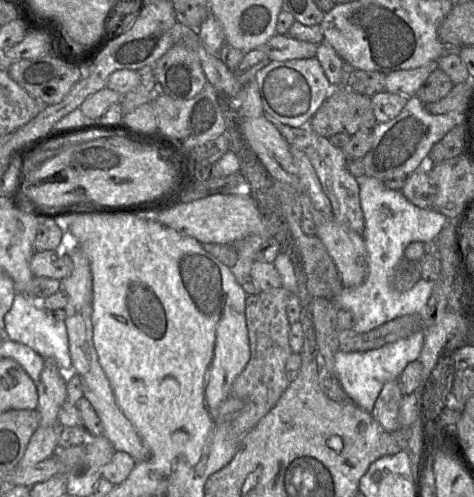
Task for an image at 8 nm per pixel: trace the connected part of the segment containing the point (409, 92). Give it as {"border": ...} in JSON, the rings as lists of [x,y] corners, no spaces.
{"border":[[[438,62],[428,63],[414,69],[393,71],[386,75],[385,91],[406,97],[413,97],[429,75],[437,68]]]}

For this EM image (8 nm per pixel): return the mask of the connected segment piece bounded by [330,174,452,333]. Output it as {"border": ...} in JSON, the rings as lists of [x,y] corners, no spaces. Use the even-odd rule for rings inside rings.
{"border":[[[366,176],[357,178],[360,187],[360,205],[364,216],[363,239],[367,251],[368,272],[363,283],[357,287],[343,287],[333,298],[330,298],[339,310],[348,310],[355,317],[353,331],[356,333],[367,333],[375,330],[398,318],[417,314],[427,304],[430,298],[434,283],[420,279],[410,290],[399,292],[392,287],[392,275],[394,269],[403,258],[406,247],[413,242],[422,242],[432,245],[441,230],[448,224],[449,220],[445,215],[434,209],[422,209],[408,201],[401,191],[391,190],[385,187],[380,179]]]}

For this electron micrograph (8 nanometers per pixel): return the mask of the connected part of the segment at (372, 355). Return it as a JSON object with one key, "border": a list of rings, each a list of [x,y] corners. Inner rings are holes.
{"border":[[[417,332],[407,338],[366,352],[343,352],[338,350],[334,356],[332,369],[328,369],[328,364],[321,362],[319,359],[318,377],[320,379],[326,376],[335,376],[354,403],[371,414],[384,384],[397,380],[410,362],[418,360],[424,334],[425,332]]]}

